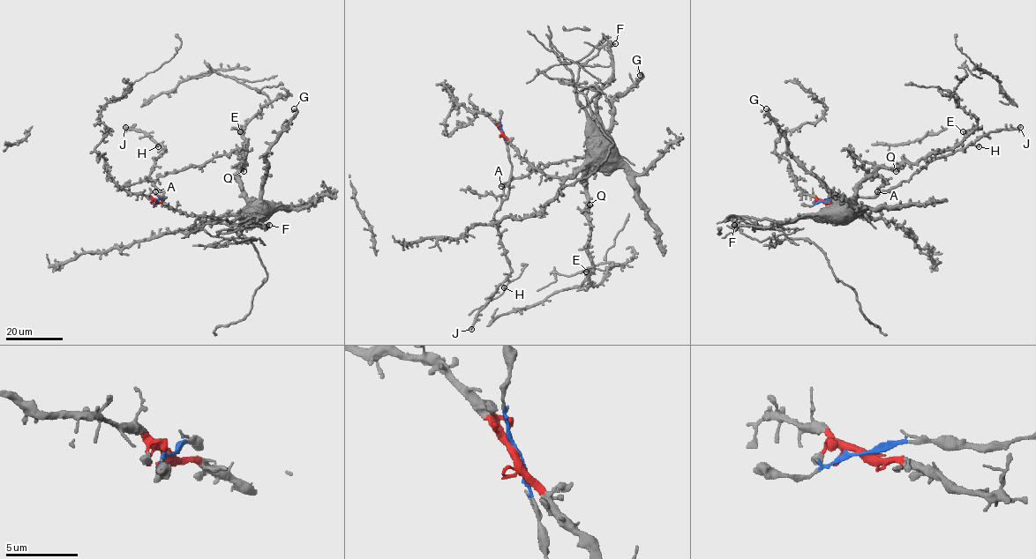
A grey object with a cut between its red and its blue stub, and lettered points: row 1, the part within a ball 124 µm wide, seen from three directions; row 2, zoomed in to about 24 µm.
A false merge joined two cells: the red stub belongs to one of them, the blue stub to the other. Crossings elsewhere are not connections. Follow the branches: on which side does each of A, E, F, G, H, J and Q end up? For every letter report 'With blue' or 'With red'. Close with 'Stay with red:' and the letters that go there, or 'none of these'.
A: With blue
E: With red
F: With red
G: With red
H: With blue
J: With blue
Q: With red
Stay with red: E, F, G, Q

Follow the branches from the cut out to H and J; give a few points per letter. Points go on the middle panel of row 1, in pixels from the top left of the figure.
H: (502, 131), (512, 165), (510, 183), (508, 196), (493, 217), (510, 266), (510, 272), (502, 284), (504, 288)
J: (502, 131), (512, 165), (510, 183), (508, 196), (493, 217), (510, 273), (477, 315), (470, 330)

